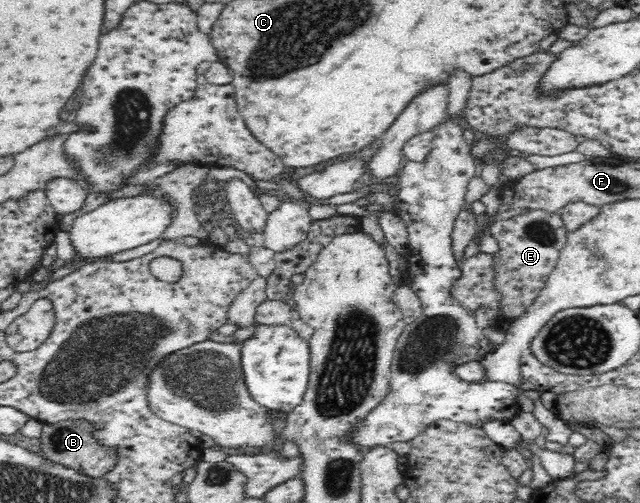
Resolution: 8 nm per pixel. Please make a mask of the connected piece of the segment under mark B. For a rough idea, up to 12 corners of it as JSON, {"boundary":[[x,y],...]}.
{"boundary":[[43,422],[41,455],[89,477],[105,477],[119,451],[94,423]]}

